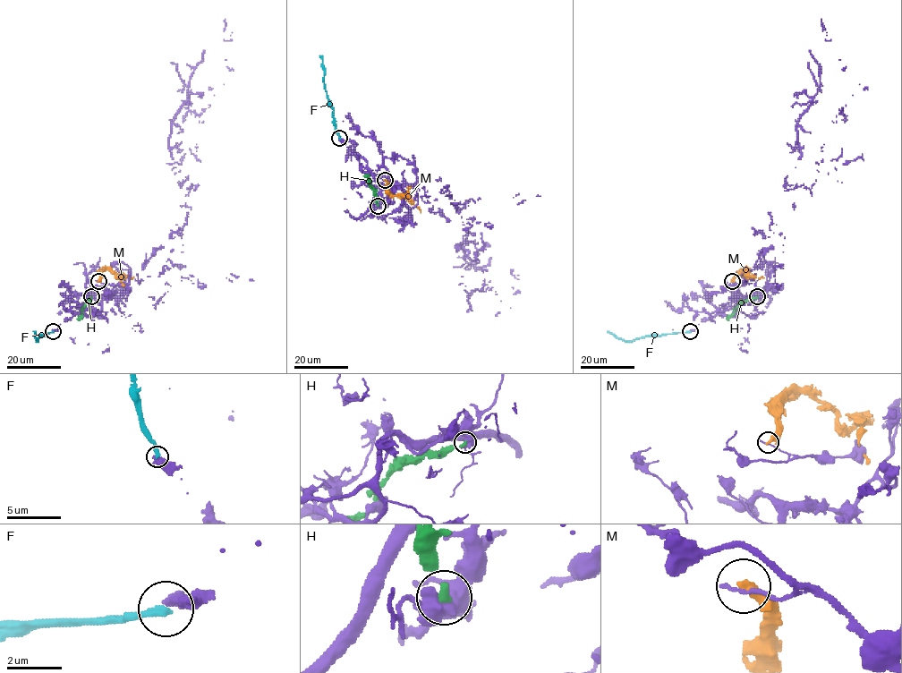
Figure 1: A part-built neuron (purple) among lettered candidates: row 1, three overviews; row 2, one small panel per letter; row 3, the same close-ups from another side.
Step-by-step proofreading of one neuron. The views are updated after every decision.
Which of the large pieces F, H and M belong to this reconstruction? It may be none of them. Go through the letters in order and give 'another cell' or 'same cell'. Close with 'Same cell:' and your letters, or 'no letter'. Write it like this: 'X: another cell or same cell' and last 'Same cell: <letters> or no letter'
F: another cell
H: another cell
M: another cell
Same cell: no letter

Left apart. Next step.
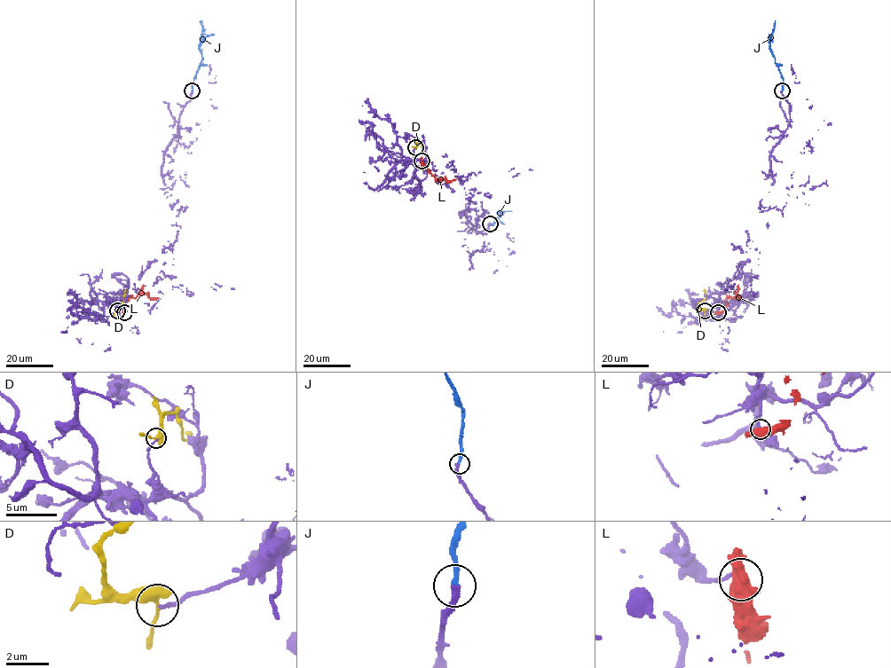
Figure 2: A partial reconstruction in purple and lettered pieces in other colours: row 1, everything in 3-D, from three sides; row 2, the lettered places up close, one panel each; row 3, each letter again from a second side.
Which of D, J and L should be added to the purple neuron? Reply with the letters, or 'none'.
J

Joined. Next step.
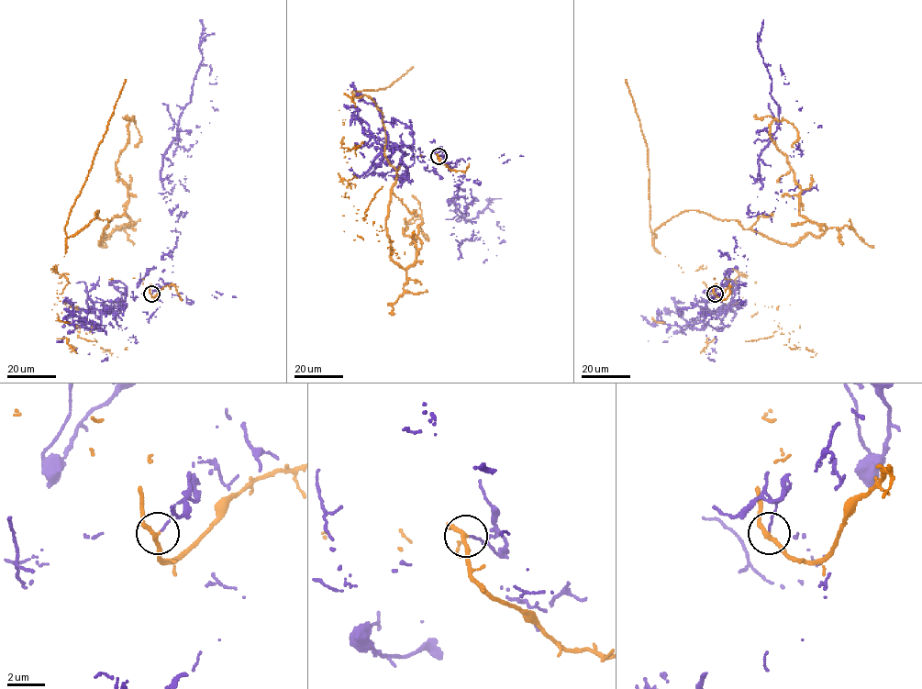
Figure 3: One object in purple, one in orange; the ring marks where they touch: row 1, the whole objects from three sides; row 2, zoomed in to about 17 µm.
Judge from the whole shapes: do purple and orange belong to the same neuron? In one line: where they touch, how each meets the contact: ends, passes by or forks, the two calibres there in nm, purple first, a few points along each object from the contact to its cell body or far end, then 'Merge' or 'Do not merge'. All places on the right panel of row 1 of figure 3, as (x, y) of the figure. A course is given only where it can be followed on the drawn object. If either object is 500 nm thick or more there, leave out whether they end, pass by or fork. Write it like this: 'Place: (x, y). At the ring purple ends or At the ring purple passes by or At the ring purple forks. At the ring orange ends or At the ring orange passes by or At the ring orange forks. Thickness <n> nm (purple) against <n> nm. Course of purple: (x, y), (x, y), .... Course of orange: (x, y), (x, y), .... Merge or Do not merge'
Place: (715, 294). At the ring purple ends. At the ring orange passes by. Thickness 90 nm (purple) against 220 nm. Course of purple: (715, 294), (736, 240), (777, 200), (760, 179), (779, 123), (767, 66), (781, 67), (802, 107). Course of orange: (715, 294), (738, 272), (683, 272), (654, 231), (688, 210), (818, 237), (773, 120), (792, 147). Do not merge

